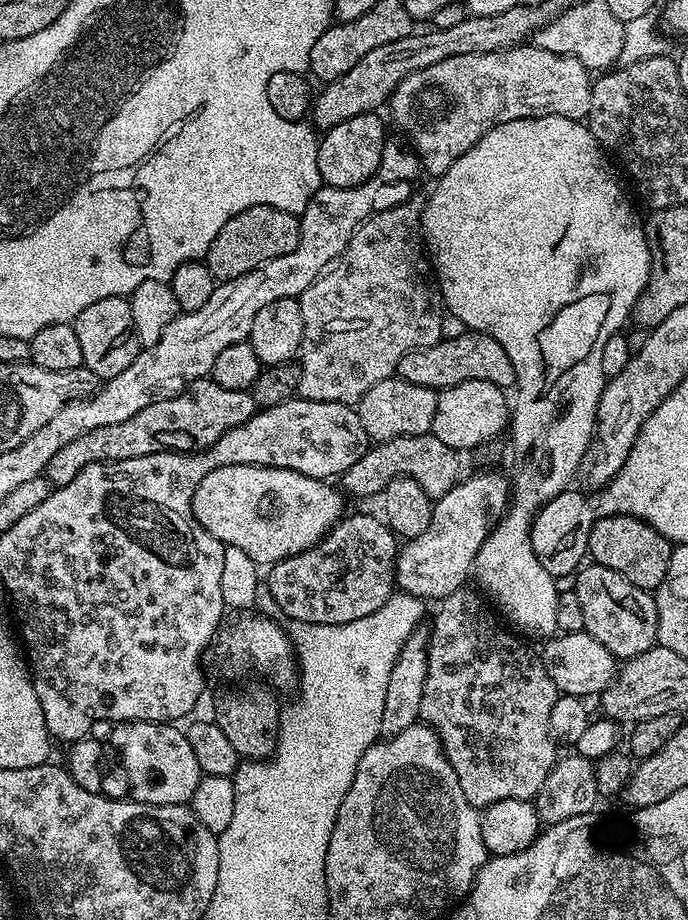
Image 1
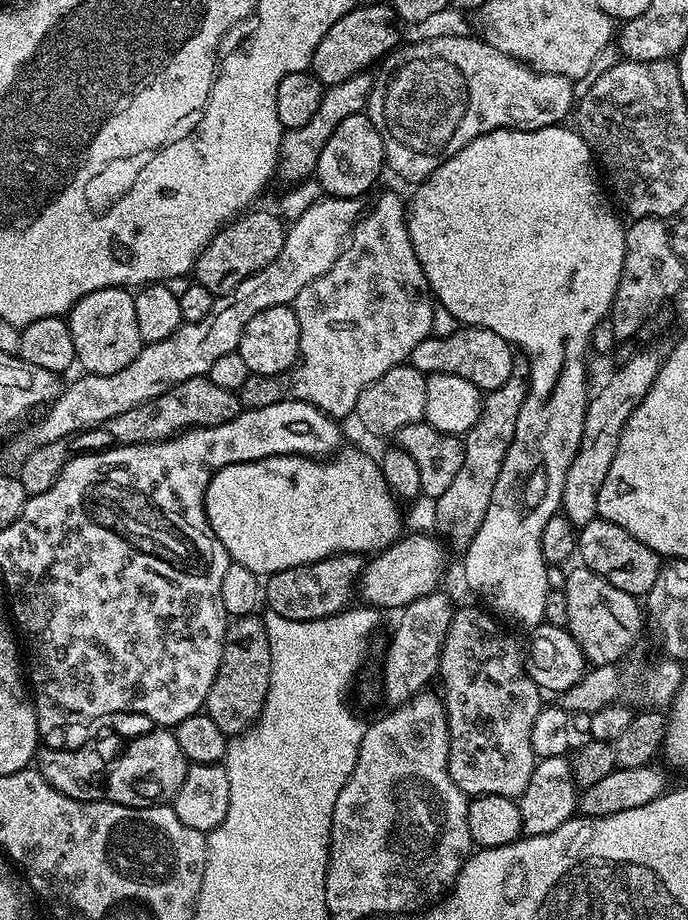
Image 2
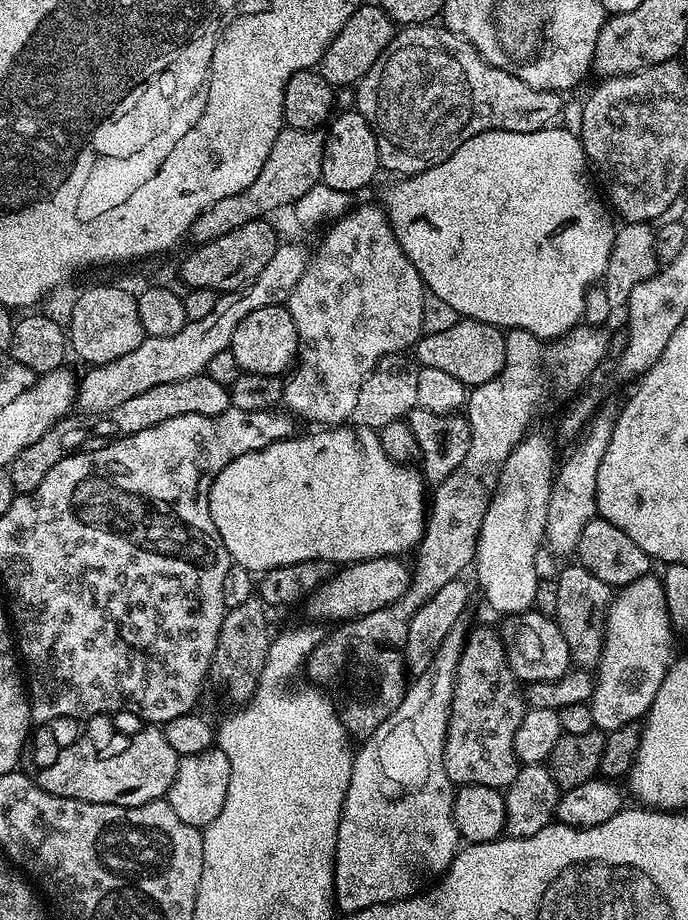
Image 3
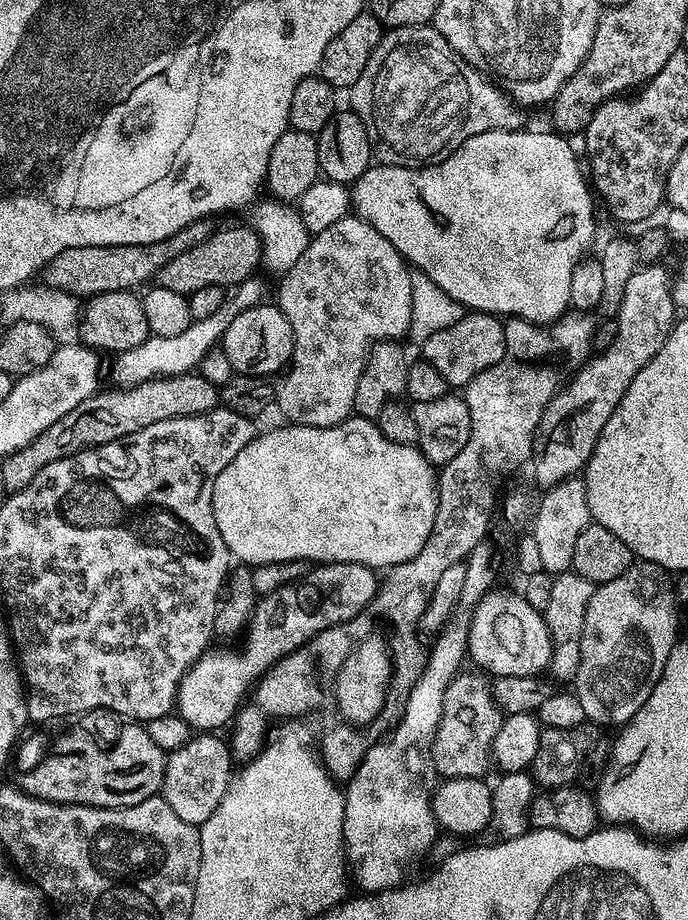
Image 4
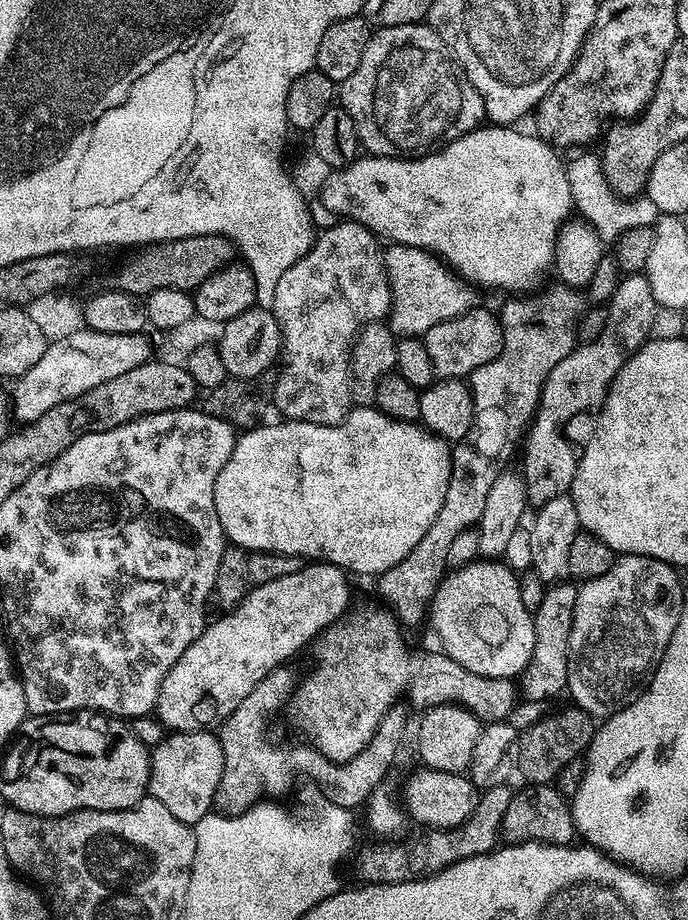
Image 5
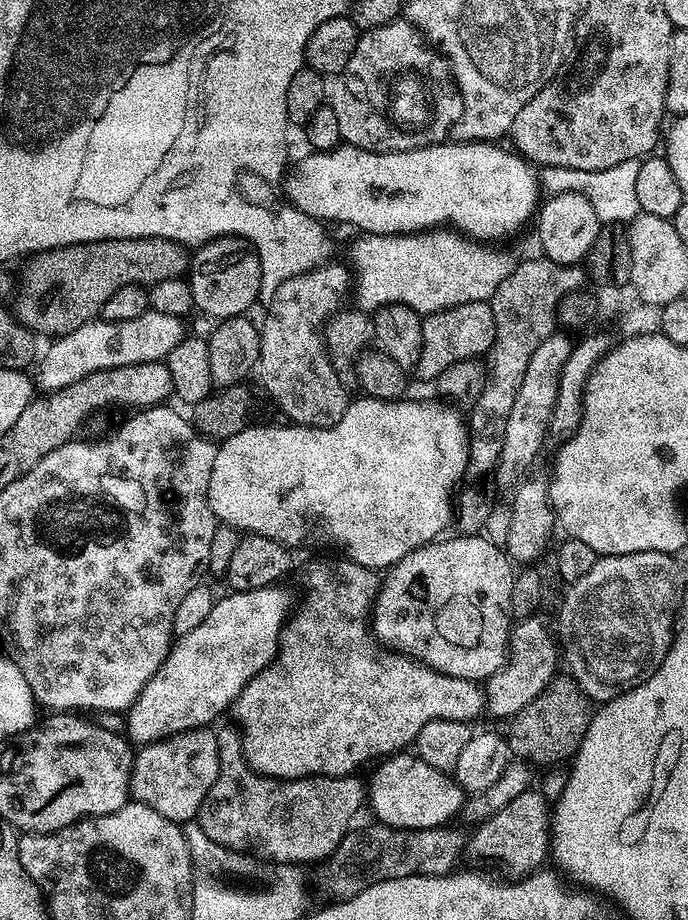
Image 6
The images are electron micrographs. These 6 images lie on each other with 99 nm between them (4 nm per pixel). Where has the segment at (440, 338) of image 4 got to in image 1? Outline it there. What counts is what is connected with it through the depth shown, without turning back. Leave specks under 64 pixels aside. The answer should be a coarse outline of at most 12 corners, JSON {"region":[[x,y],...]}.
{"region":[[466,330],[406,354],[395,375],[437,390],[516,383],[510,354]]}

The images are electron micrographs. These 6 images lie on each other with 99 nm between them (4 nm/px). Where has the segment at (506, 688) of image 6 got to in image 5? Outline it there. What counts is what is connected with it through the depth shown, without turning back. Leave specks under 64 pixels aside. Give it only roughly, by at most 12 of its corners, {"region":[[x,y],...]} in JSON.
{"region":[[551,585],[534,613],[534,654],[518,680],[523,699],[568,687],[577,585]]}

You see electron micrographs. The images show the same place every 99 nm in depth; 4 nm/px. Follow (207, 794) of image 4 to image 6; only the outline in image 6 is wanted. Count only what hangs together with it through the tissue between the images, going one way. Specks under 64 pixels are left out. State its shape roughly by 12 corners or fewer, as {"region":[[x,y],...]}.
{"region":[[211,727],[145,744],[131,799],[195,821],[214,778]]}

